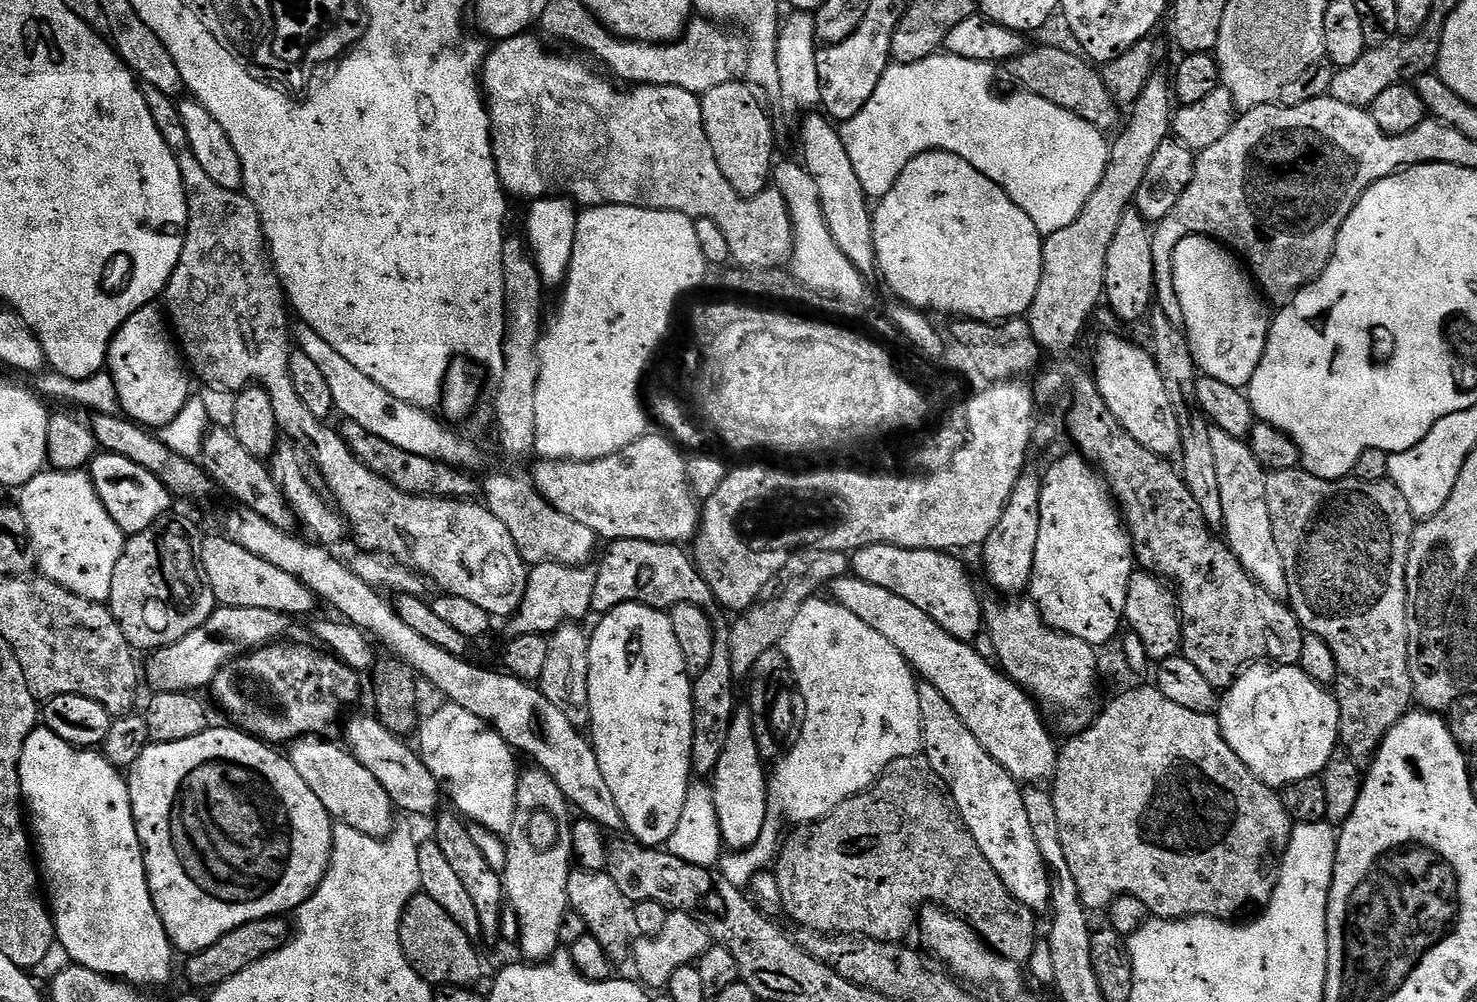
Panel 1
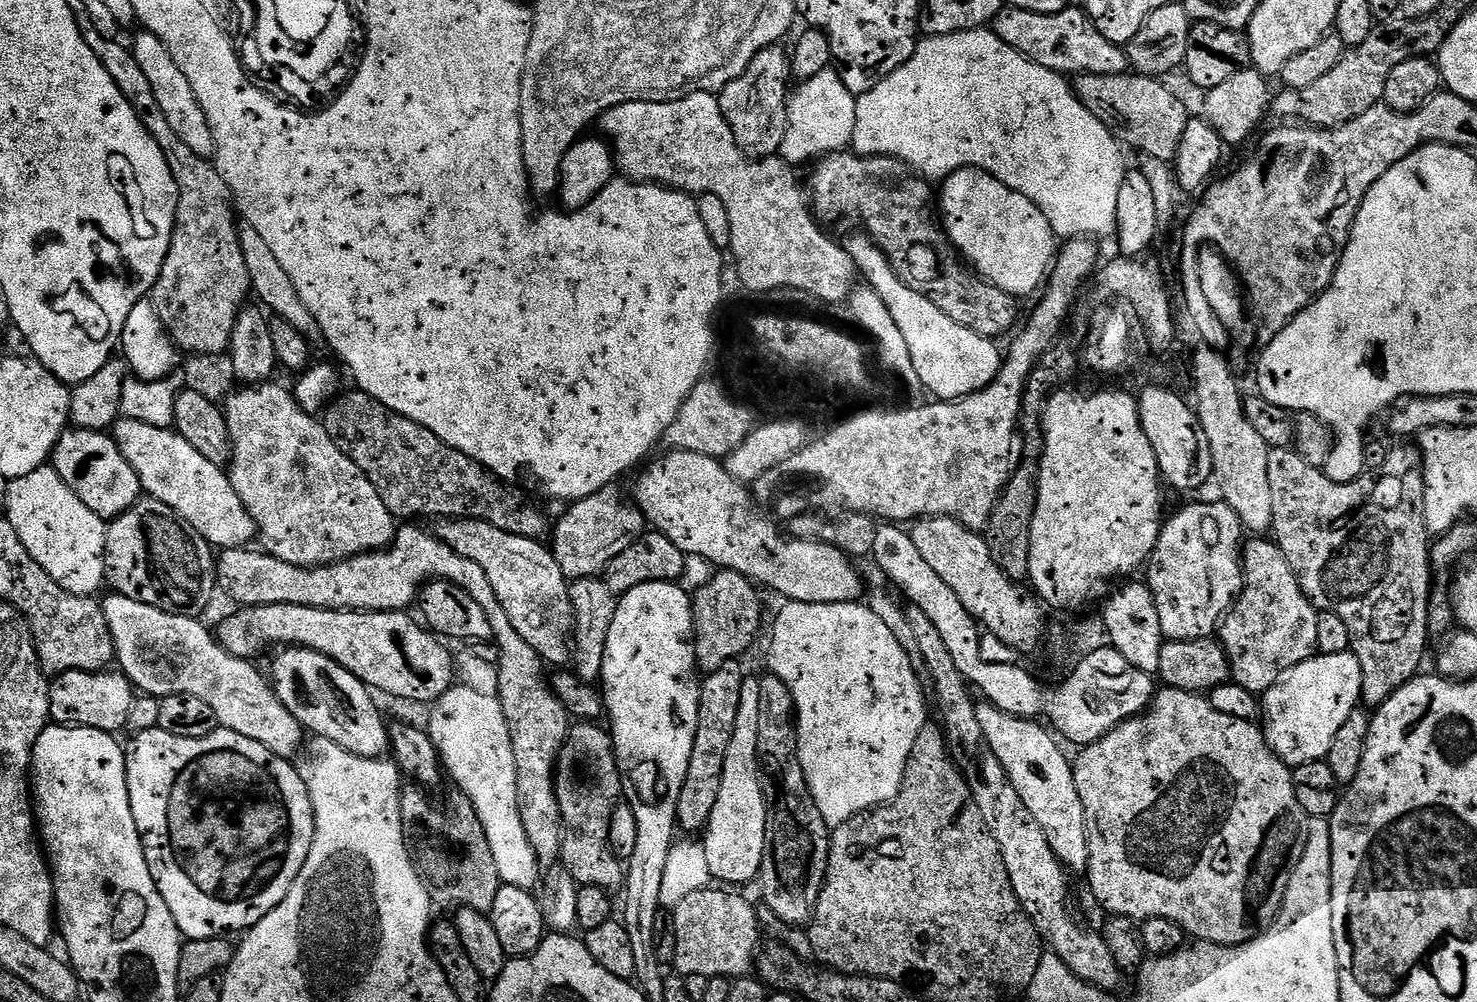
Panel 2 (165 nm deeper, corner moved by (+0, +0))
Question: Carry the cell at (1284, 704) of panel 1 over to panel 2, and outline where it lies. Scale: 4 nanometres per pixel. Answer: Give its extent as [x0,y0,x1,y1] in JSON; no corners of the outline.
[1262,650,1362,768]

